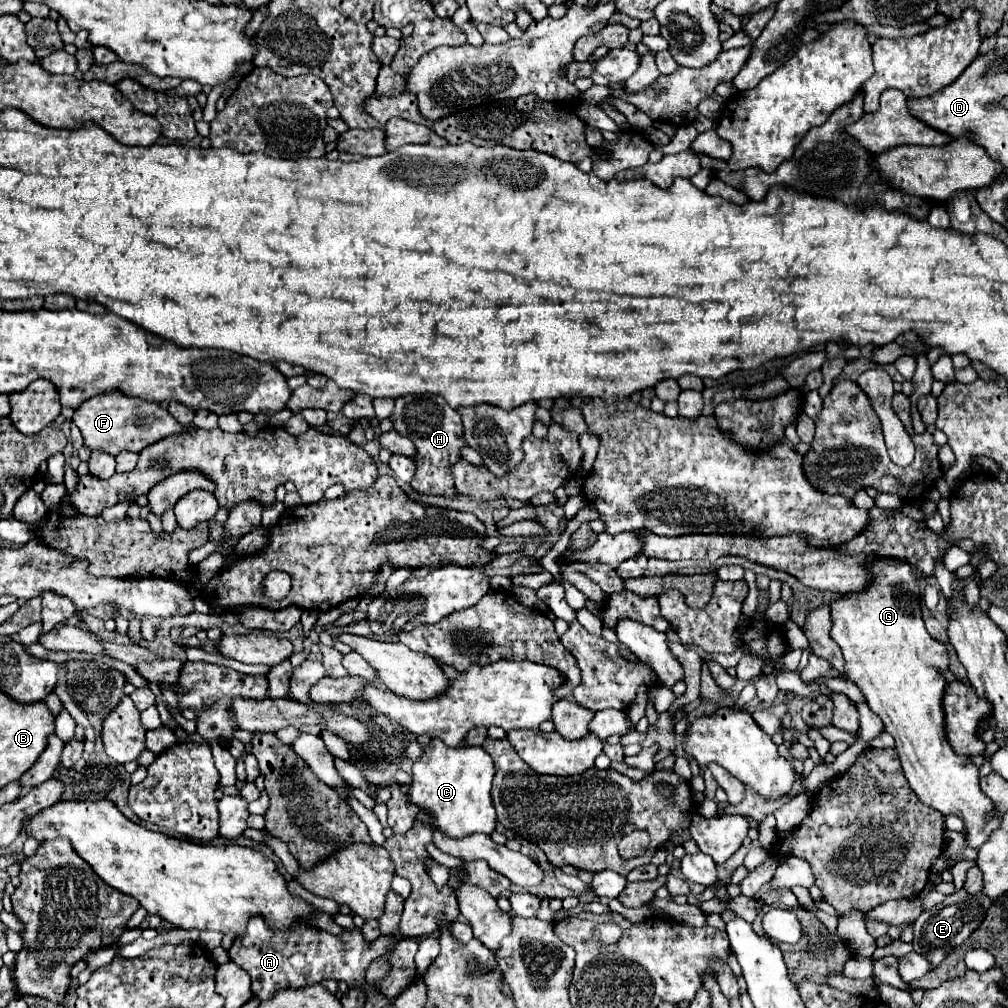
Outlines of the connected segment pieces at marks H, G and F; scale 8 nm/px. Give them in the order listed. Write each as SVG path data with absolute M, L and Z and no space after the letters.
M404 395L396 399L396 407L390 419L394 423L394 429L416 445L416 455L412 457L416 463L416 473L410 481L412 489L420 495L444 495L448 499L456 497L454 477L450 469L456 461L462 459L460 451L468 445L464 441L460 413L436 395Z
M880 557L866 565L866 571L872 575L868 585L862 591L844 593L830 603L832 613L832 631L830 637L840 645L844 655L844 677L858 685L864 693L870 709L882 719L884 729L894 737L896 749L902 761L904 775L924 805L938 809L942 815L958 815L968 829L968 847L978 849L992 831L1000 827L1000 817L986 819L988 813L994 813L992 801L980 791L978 785L978 767L972 765L970 757L956 755L946 741L944 729L944 709L942 695L946 689L946 679L940 675L948 667L946 647L932 639L924 627L920 613L920 587L918 579L912 573L912 567L904 561L892 557Z
M120 391L102 393L102 395L96 395L96 397L84 401L76 409L72 421L78 425L78 429L84 437L84 447L88 447L90 451L102 451L102 453L108 453L114 457L122 451L140 453L144 447L148 447L168 435L180 433L184 429L158 403L150 403L150 401L136 399L136 397L126 397Z

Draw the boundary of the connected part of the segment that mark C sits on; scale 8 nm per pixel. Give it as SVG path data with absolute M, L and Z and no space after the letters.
M430 741L422 749L422 757L412 765L410 801L434 819L434 825L450 837L466 837L472 833L490 835L496 827L496 811L490 797L494 777L494 761L474 745L446 747L442 741Z

